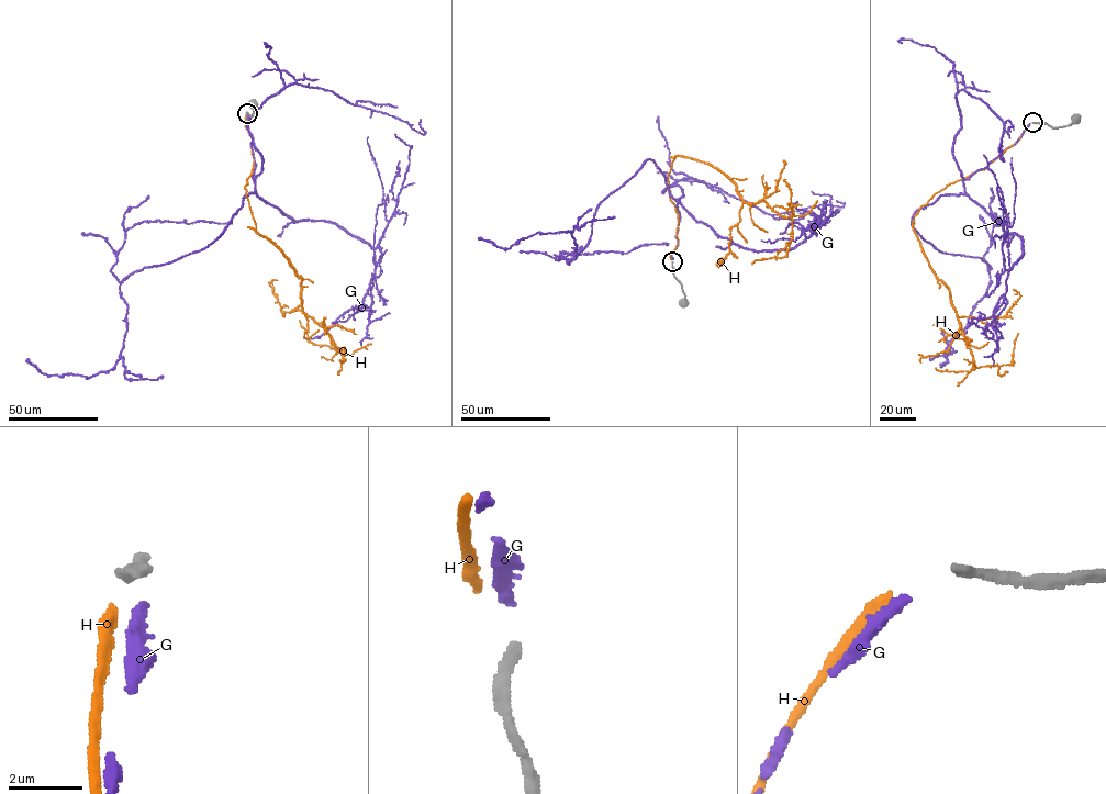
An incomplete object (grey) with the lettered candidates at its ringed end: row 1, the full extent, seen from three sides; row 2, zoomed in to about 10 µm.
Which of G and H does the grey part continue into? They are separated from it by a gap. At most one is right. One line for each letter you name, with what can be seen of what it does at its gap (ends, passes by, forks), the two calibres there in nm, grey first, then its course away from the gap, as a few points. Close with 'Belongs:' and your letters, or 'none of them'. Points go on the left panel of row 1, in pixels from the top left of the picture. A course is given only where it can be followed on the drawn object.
G: it ends | 320/320 nm | via (247, 115), (255, 191), (205, 246), (121, 282), (127, 330), (114, 367), (88, 378), (47, 375), (25, 360)
Belongs: G

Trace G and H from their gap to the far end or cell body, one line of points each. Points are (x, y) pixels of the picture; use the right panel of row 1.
G: (1030, 123), (963, 180), (964, 193), (915, 212), (926, 242), (990, 268), (945, 357), (956, 351), (941, 332)
H: (1029, 124), (986, 167), (935, 193), (912, 223), (929, 266), (949, 291), (974, 368), (1012, 364), (1018, 333)

